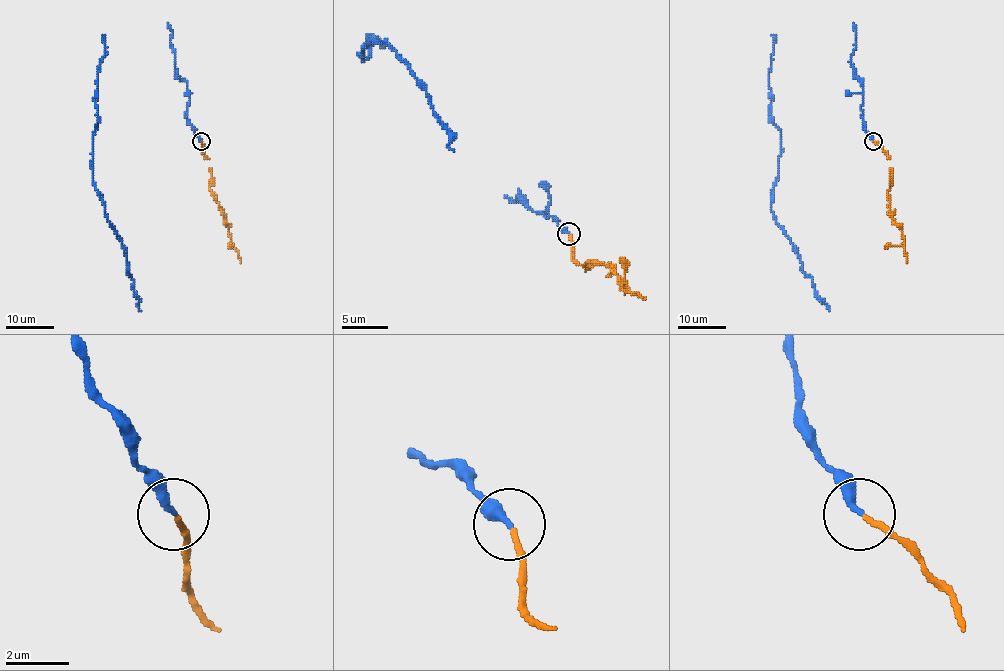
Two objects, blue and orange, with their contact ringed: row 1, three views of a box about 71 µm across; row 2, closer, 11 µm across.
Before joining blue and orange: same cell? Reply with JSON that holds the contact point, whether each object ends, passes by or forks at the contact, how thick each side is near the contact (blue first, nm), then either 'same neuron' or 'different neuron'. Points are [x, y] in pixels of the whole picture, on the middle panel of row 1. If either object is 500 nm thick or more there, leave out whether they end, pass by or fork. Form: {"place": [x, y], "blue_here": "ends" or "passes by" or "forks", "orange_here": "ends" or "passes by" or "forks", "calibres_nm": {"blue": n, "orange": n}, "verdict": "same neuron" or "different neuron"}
{"place": [568, 234], "blue_here": "ends", "orange_here": "ends", "calibres_nm": {"blue": 280, "orange": 170}, "verdict": "same neuron"}

